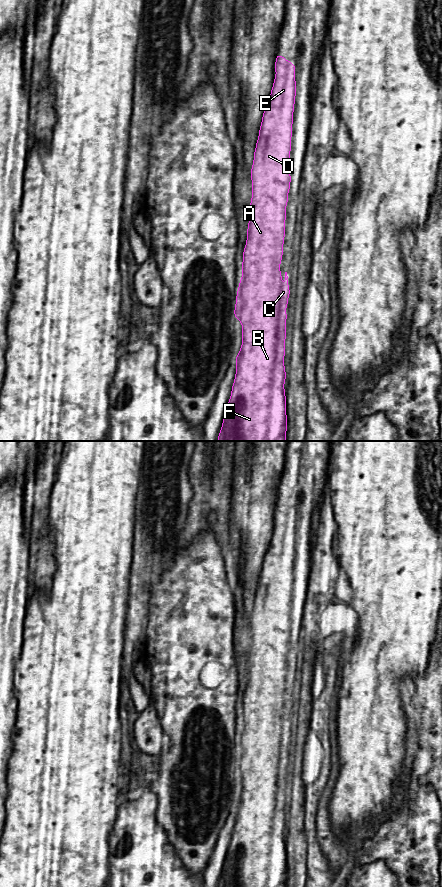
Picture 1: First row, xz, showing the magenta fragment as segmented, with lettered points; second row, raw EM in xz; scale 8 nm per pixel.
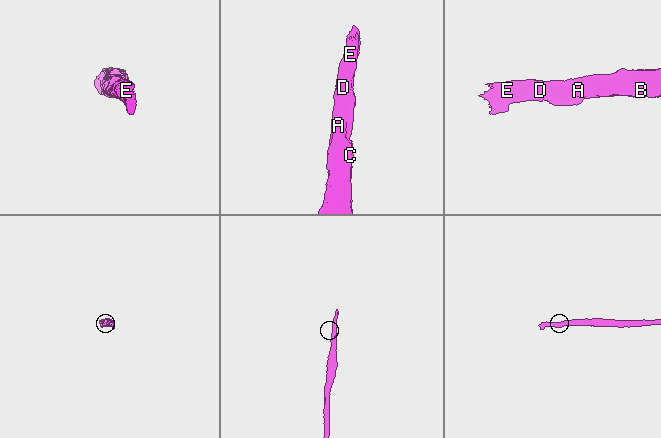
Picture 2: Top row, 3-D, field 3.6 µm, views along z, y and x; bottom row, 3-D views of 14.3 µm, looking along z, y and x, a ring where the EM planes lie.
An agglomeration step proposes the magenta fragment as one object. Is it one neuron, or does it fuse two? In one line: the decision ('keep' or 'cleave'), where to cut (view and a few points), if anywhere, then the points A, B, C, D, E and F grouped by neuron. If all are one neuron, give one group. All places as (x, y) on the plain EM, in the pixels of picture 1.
keep | no cut | A B C D E F

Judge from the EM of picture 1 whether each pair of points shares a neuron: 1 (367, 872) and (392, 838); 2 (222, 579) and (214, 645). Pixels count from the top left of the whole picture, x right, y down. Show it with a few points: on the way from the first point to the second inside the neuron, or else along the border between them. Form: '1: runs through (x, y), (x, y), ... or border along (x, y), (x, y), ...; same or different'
1: border along (354, 862), (368, 863), (382, 860), (395, 874); different
2: runs through (214, 595), (214, 629); same

